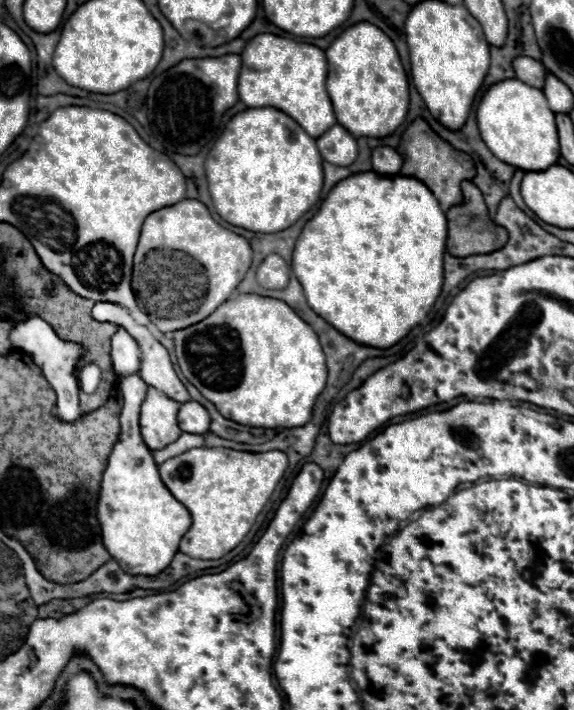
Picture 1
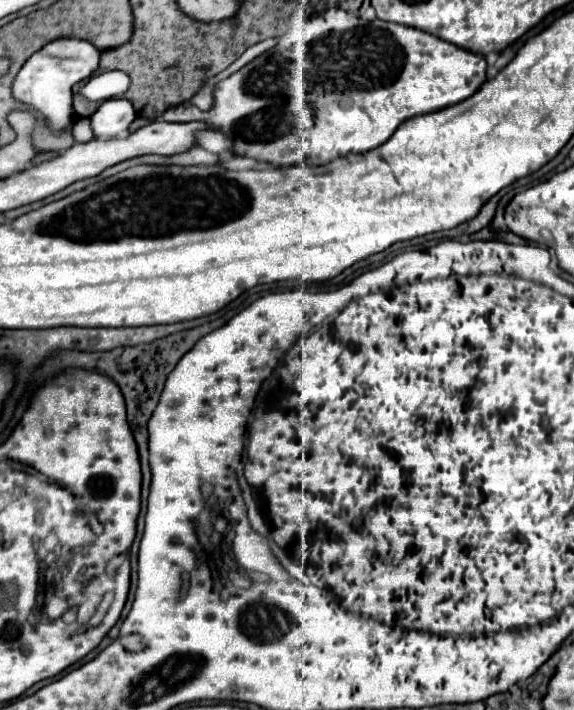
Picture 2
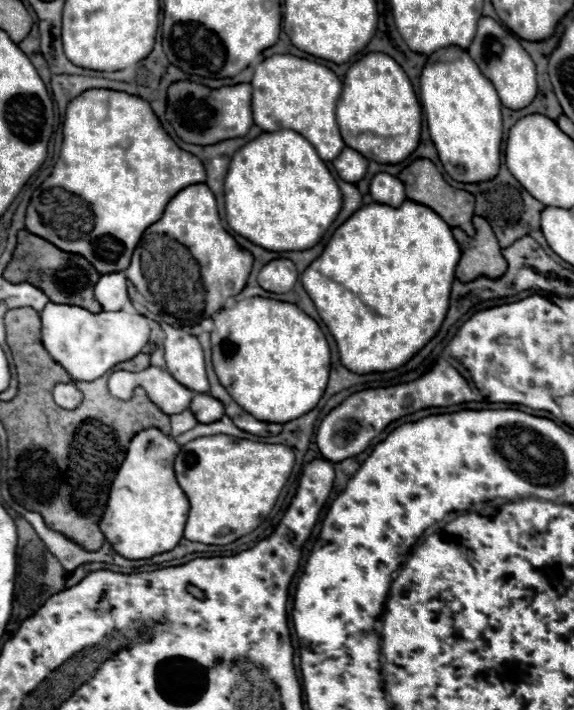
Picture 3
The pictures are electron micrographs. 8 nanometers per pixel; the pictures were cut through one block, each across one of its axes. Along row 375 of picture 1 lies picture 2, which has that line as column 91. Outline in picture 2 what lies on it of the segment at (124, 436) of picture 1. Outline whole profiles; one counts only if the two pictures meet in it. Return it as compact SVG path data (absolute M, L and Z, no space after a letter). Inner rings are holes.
M88 118L76 120L76 124L74 124L74 128L72 128L72 136L74 136L76 142L88 142L88 140L92 140L90 120L88 120Z

